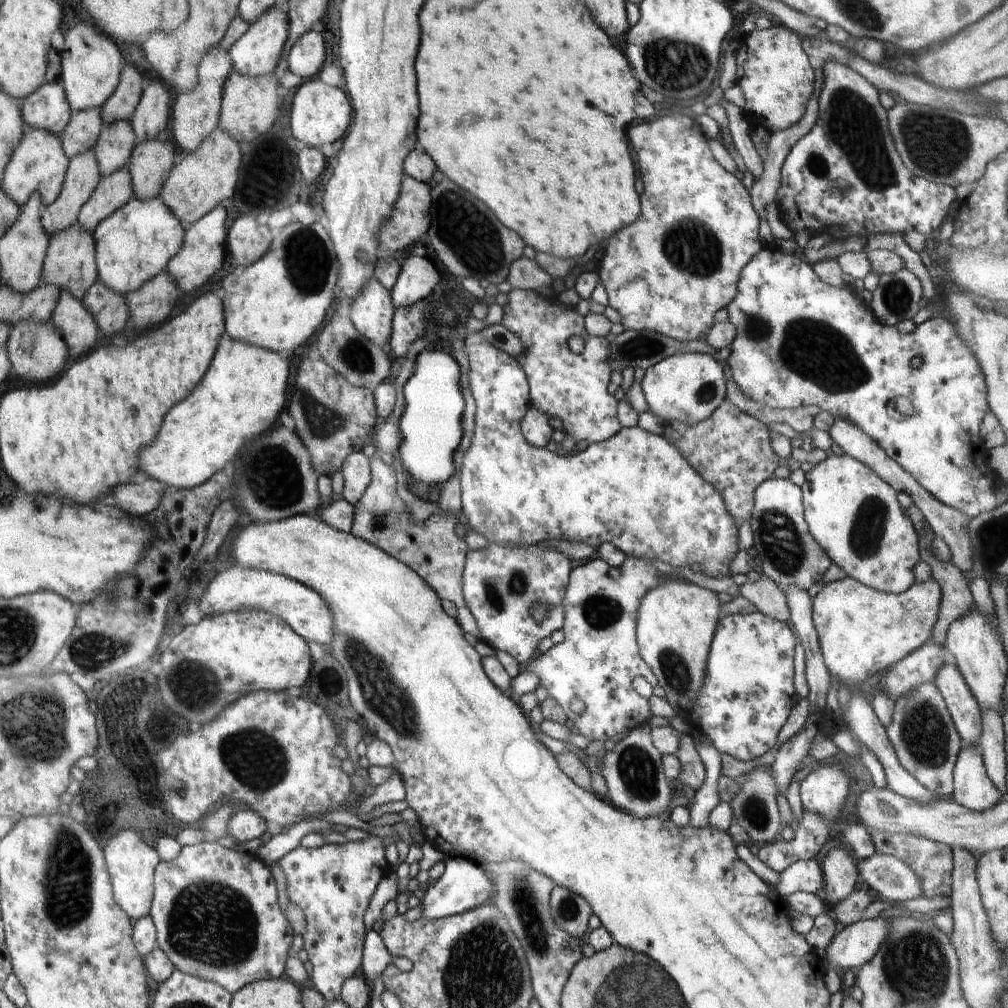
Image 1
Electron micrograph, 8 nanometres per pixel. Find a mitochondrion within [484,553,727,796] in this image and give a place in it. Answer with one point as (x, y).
(601, 611)

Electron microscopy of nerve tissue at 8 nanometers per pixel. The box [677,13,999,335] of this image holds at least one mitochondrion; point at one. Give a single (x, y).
(856, 147)

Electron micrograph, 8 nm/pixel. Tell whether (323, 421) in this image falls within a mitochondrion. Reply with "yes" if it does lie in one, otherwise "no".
yes

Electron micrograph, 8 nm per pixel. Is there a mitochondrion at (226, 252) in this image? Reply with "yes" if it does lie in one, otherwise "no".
no

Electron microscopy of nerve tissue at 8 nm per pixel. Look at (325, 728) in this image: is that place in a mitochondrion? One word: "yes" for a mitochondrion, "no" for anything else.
no

